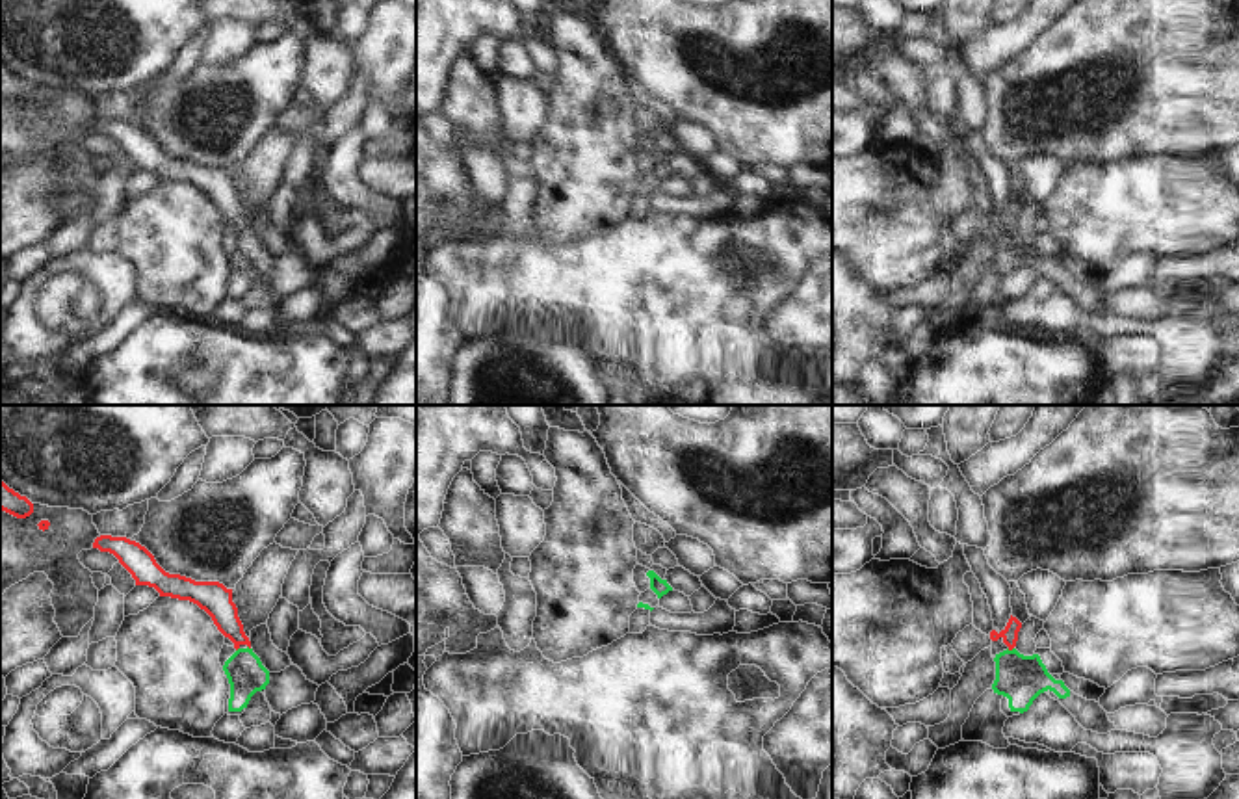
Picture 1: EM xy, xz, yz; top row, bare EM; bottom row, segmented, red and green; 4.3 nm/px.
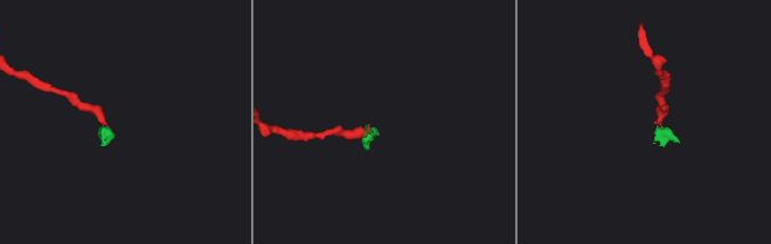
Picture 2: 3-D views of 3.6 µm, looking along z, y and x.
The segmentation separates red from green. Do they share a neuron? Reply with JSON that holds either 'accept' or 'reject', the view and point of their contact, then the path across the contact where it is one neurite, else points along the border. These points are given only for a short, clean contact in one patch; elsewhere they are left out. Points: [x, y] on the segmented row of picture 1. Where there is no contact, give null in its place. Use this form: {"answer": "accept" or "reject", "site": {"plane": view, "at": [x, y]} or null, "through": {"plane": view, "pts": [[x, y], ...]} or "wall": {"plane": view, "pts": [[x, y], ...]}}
{"answer": "accept", "site": {"plane": "yz", "at": [1009, 649]}, "through": {"plane": "yz", "pts": [[1009, 634], [1009, 649], [1011, 668], [1020, 679]]}}

